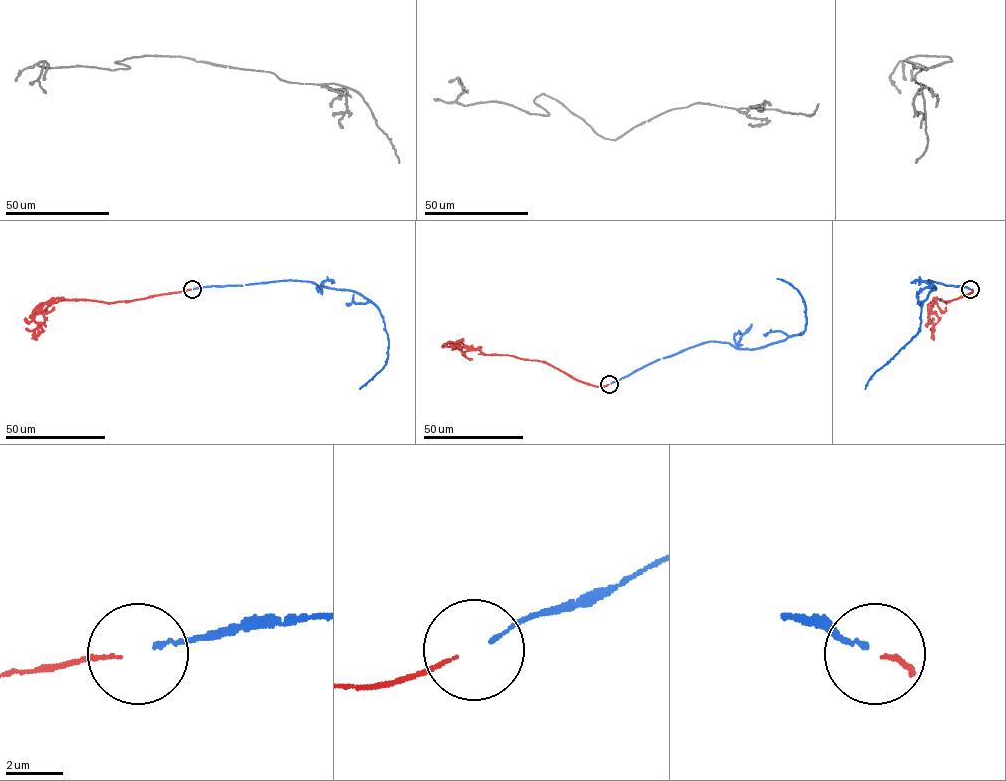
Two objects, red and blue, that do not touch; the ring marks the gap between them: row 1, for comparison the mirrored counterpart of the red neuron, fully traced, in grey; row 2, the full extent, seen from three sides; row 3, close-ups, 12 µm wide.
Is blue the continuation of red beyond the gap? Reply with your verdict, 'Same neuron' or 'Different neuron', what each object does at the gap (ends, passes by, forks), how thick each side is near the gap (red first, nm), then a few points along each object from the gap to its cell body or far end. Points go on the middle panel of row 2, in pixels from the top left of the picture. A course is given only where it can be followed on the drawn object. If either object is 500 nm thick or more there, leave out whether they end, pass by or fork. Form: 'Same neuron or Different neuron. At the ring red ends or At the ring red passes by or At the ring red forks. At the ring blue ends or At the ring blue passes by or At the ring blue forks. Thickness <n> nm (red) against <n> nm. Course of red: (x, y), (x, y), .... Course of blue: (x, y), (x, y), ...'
Same neuron. At the ring red ends. At the ring blue ends. Thickness 100 nm (red) against 140 nm. Course of red: (608, 384), (597, 386), (586, 383), (542, 361), (483, 354), (460, 341), (451, 342), (454, 346). Course of blue: (611, 383), (658, 359), (708, 341), (753, 349), (802, 333), (806, 322), (801, 295), (788, 282), (777, 278)

